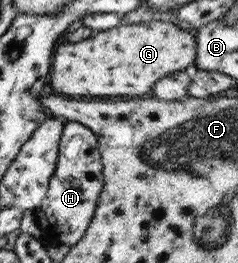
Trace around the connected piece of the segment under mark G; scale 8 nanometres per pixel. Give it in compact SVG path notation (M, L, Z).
M146 19L138 24L95 32L86 40L58 46L50 69L53 91L68 96L142 96L156 80L180 72L195 62L194 32L180 30L168 22Z

